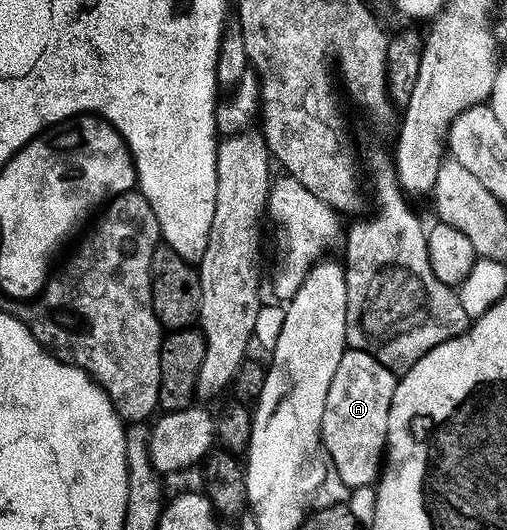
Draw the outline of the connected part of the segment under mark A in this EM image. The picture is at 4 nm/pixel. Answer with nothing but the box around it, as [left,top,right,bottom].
[321,348,397,489]

